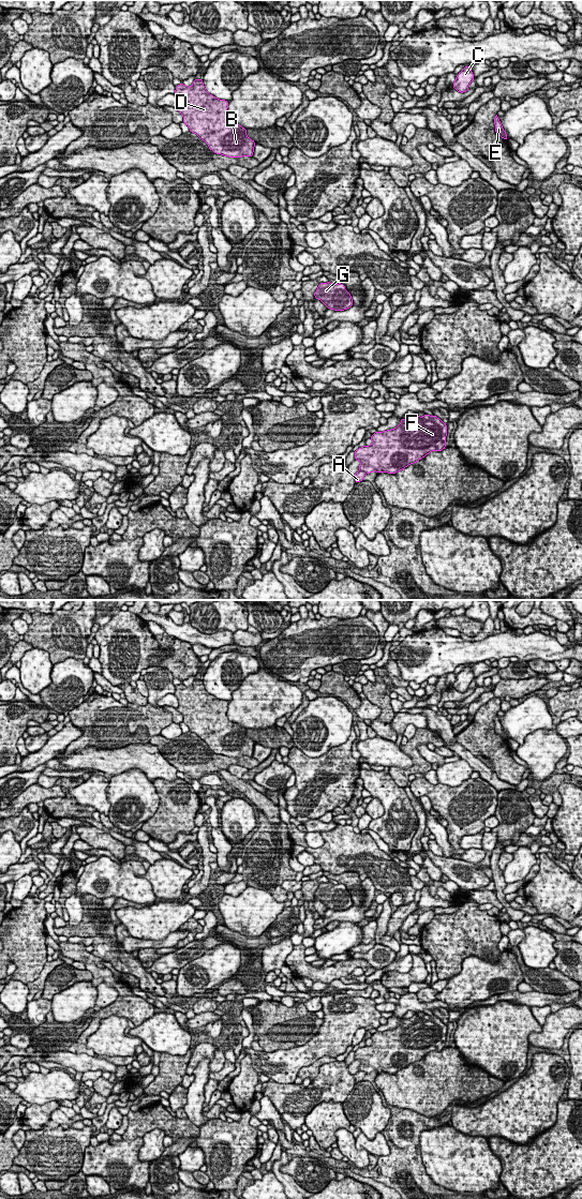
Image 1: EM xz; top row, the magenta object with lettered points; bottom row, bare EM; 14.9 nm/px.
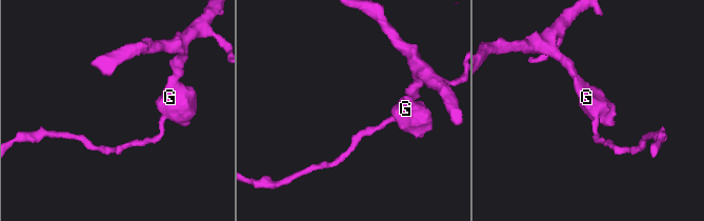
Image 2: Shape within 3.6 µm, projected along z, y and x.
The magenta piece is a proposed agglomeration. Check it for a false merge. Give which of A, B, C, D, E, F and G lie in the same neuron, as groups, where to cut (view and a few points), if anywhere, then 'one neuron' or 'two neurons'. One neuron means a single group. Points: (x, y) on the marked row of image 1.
groups A C E / B D F G; cut xz (359, 469), (367, 473); two neurons

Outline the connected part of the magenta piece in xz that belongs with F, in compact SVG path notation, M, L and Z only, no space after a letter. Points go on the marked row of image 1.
M414 415L408 419L402 418L399 426L384 432L372 434L372 444L363 446L355 451L355 461L360 462L359 470L370 474L382 471L396 474L407 467L409 464L418 462L431 451L442 451L446 448L447 424L436 416L424 415L419 417Z

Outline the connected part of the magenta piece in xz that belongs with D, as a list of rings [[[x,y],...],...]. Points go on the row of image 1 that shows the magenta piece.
[[[195,79],[191,87],[177,85],[174,94],[178,99],[177,110],[183,116],[183,123],[189,126],[190,132],[203,139],[210,150],[228,158],[253,156],[255,141],[247,136],[247,129],[228,120],[226,115],[228,102],[208,93],[203,79]]]

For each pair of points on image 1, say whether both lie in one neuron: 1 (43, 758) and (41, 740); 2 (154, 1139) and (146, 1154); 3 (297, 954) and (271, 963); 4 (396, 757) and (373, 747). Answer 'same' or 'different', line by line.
1: different
2: same
3: different
4: same

